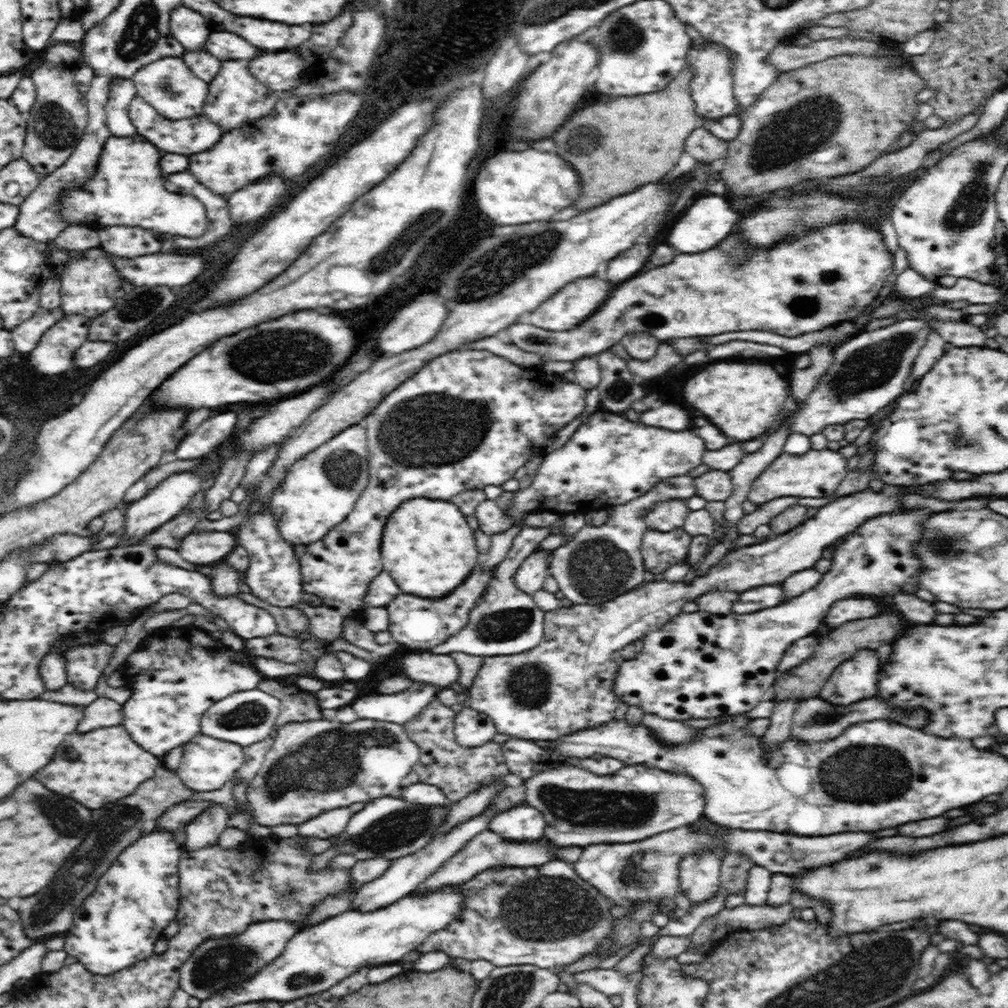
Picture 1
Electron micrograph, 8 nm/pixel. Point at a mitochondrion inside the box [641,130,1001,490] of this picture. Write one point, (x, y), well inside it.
(871, 368)

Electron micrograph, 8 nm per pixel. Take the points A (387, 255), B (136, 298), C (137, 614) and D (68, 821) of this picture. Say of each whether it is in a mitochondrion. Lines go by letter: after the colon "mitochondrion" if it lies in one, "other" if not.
A: mitochondrion
B: mitochondrion
C: other
D: mitochondrion

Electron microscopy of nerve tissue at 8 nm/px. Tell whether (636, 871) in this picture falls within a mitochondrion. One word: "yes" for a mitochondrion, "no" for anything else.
yes

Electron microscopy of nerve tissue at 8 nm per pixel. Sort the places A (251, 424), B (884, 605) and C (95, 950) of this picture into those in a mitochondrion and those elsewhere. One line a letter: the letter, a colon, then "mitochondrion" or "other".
A: other
B: other
C: other

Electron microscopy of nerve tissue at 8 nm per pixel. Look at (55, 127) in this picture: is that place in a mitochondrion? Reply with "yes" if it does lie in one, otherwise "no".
yes

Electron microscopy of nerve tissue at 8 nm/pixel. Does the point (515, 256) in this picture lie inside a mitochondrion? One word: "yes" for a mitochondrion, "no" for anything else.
yes

